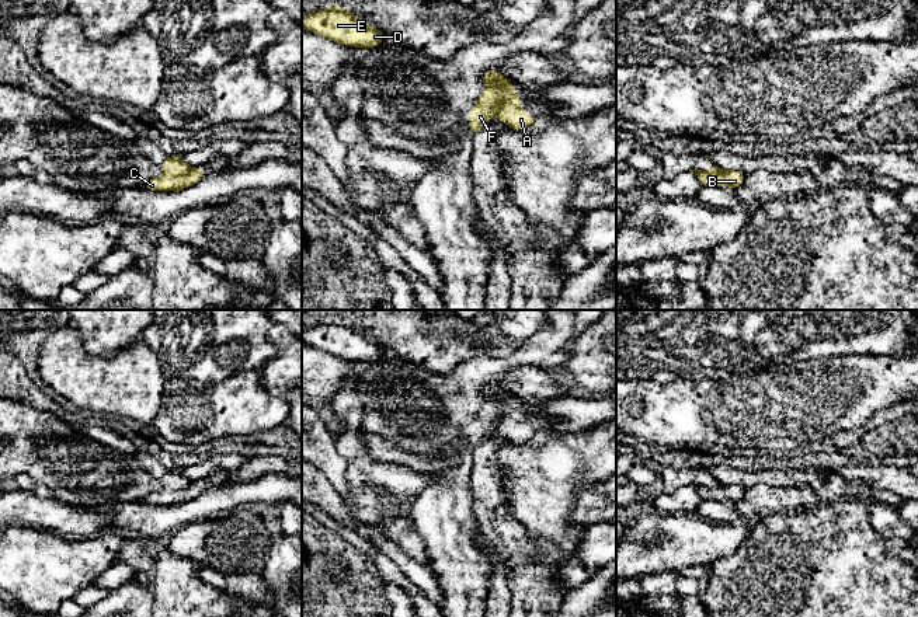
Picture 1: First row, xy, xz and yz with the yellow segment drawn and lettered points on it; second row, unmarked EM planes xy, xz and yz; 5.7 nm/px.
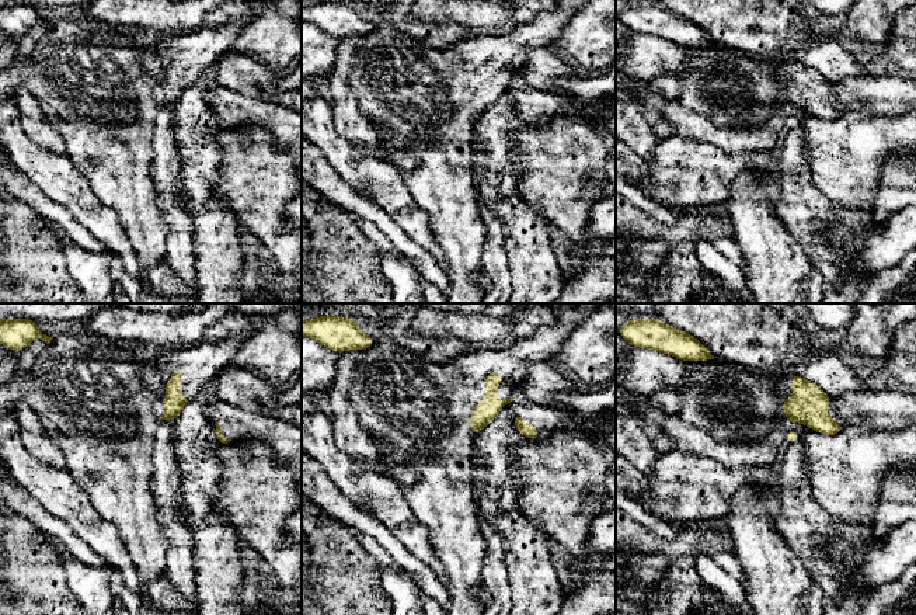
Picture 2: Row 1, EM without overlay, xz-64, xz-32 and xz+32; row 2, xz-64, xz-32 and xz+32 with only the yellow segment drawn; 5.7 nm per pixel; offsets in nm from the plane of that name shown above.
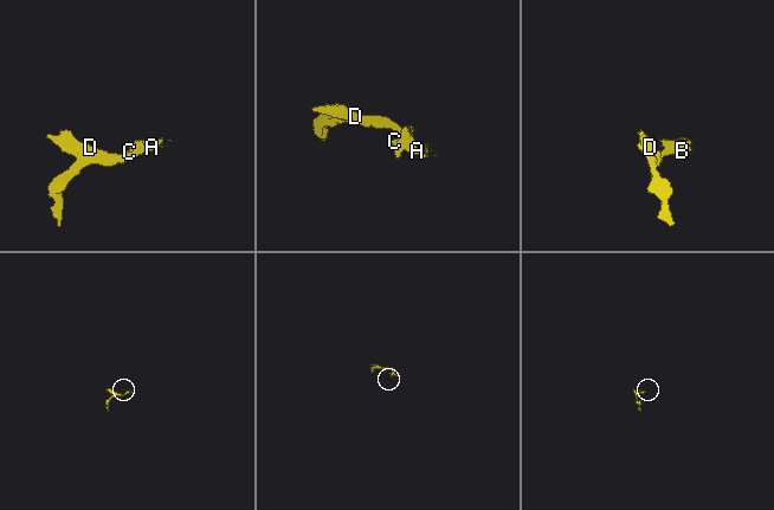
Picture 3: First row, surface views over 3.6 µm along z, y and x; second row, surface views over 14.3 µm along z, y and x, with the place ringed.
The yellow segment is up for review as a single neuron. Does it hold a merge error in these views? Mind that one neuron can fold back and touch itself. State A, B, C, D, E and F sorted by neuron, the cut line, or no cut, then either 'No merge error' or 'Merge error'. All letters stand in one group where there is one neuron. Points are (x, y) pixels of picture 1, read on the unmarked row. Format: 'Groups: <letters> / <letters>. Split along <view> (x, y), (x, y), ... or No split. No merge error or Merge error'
Groups: A B C D E / F. Split along xz (483, 394), (487, 398), (501, 400), (506, 404), (497, 426). Merge error

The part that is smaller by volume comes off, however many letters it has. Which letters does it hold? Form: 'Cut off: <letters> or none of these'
Cut off: F

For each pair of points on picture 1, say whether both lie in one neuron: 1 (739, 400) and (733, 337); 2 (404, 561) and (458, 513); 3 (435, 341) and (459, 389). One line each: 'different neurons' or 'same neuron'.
1: different neurons
2: different neurons
3: different neurons

